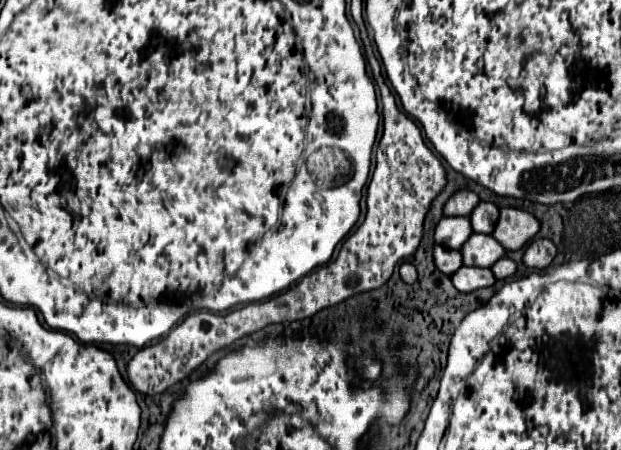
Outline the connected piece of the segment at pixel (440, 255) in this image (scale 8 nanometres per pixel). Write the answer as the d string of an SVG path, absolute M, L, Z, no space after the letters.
M434 245L434 263L438 271L442 271L444 275L452 275L462 265L462 255L460 251L452 251L452 249Z

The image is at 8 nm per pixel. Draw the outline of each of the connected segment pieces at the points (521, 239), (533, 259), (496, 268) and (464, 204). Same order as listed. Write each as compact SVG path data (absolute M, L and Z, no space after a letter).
M500 209L498 223L494 227L492 237L508 251L516 251L524 247L540 229L540 223L534 215L522 209Z
M534 239L526 247L522 255L522 263L532 269L544 269L552 263L554 255L556 255L556 245L550 239Z
M504 257L504 259L498 259L490 269L492 269L492 273L494 273L496 279L506 279L506 277L514 275L514 271L516 271L516 263L514 263L512 259Z
M460 189L460 191L456 191L448 201L446 201L446 205L444 205L444 215L470 215L472 213L472 209L476 207L476 203L478 203L480 199L478 199L478 195L476 193L472 193L472 191L466 191L466 189Z

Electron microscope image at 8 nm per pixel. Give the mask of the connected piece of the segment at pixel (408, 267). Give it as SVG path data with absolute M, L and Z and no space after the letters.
M403 261L399 267L401 279L405 283L414 283L416 281L416 267L410 261Z

